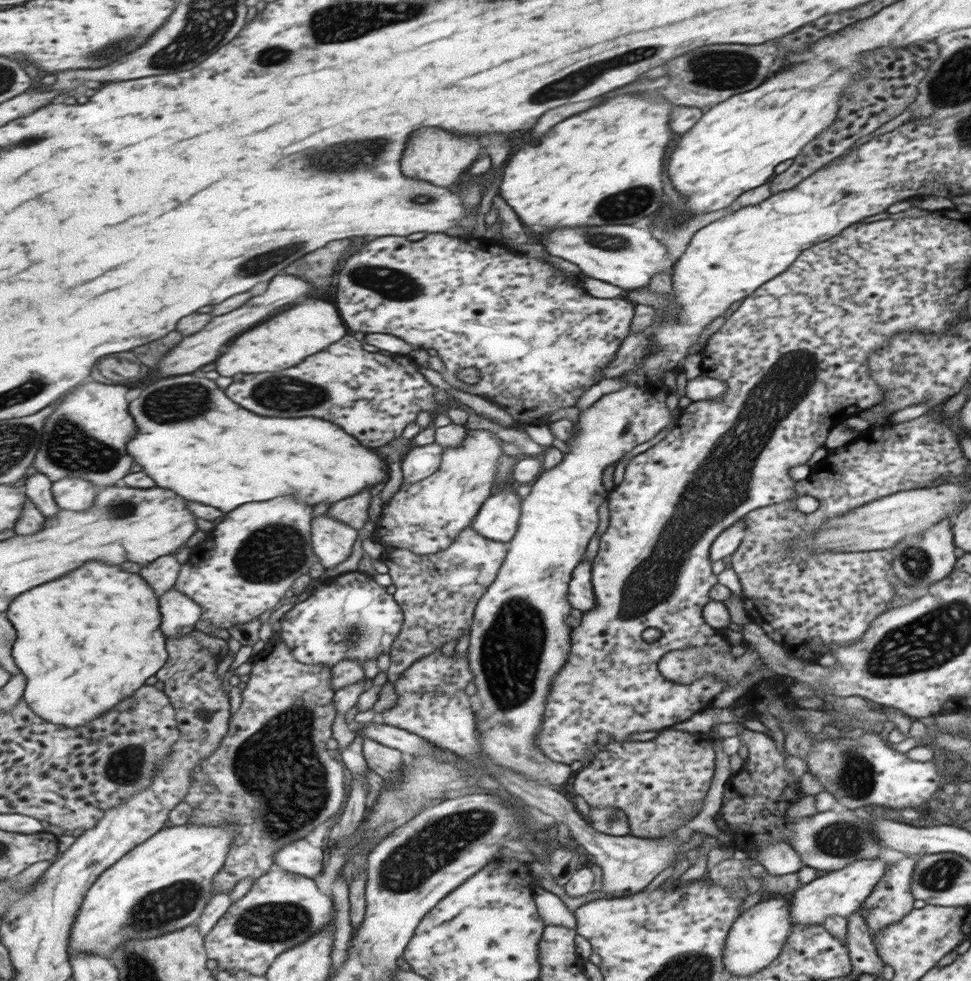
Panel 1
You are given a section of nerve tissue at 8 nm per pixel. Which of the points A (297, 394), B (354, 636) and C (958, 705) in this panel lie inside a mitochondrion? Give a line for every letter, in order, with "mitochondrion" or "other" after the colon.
A: mitochondrion
B: mitochondrion
C: other

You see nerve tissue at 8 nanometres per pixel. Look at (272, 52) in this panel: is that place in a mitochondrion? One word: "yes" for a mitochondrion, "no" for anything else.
yes

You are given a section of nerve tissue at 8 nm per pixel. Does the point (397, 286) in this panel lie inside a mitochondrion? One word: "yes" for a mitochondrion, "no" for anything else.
yes

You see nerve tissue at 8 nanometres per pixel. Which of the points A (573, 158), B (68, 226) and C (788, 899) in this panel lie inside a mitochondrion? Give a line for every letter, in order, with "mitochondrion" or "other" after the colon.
A: other
B: other
C: other

